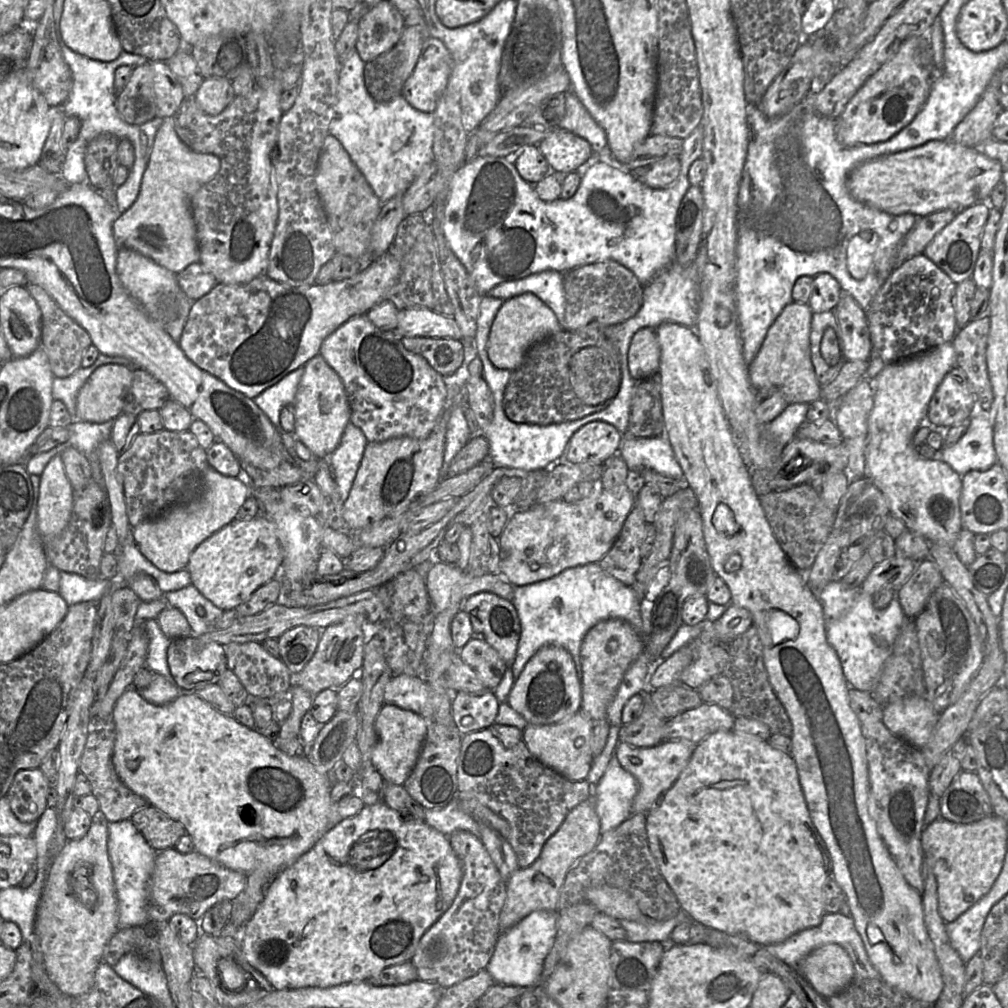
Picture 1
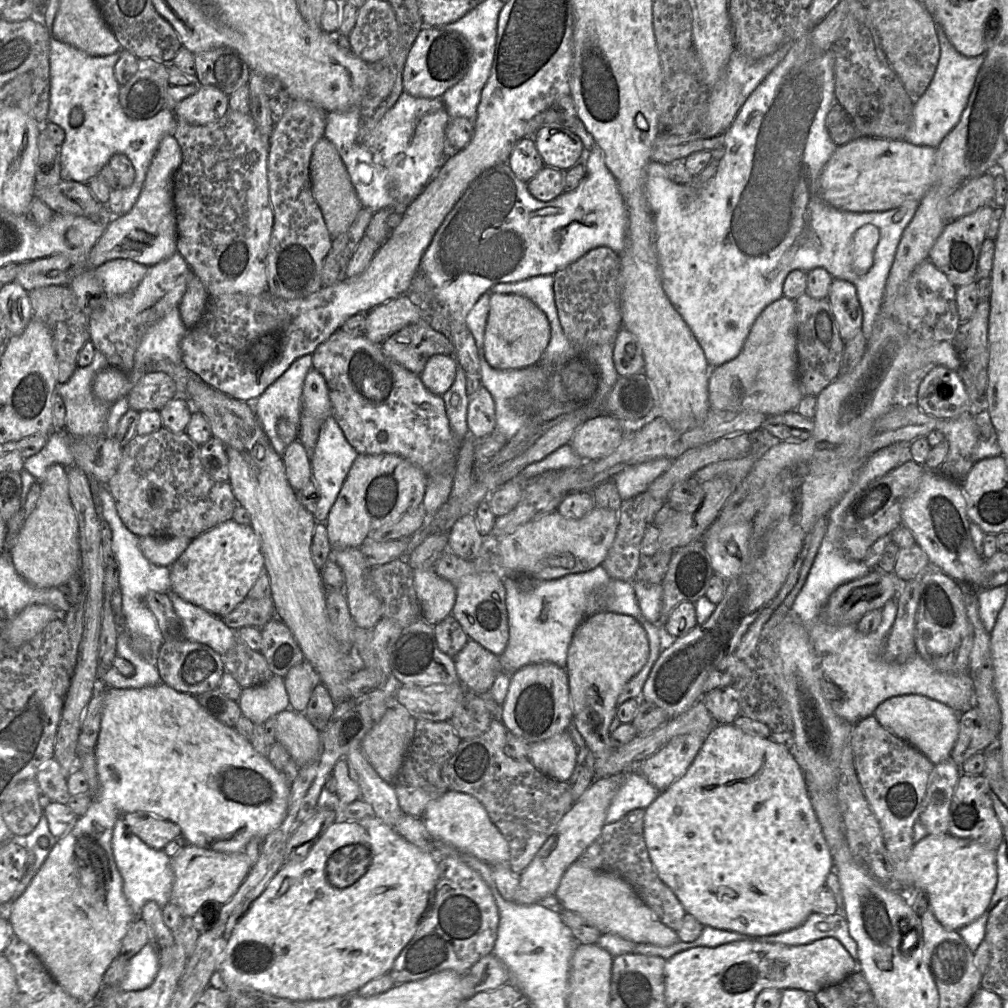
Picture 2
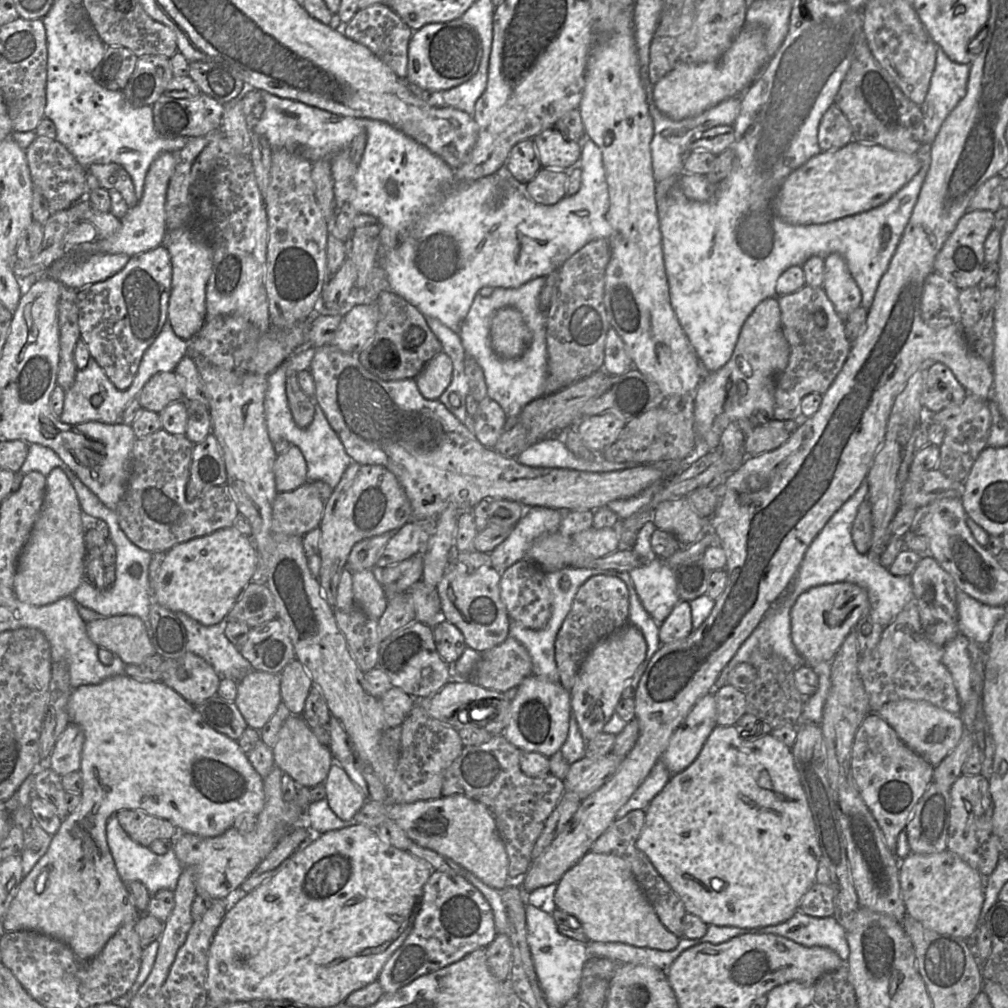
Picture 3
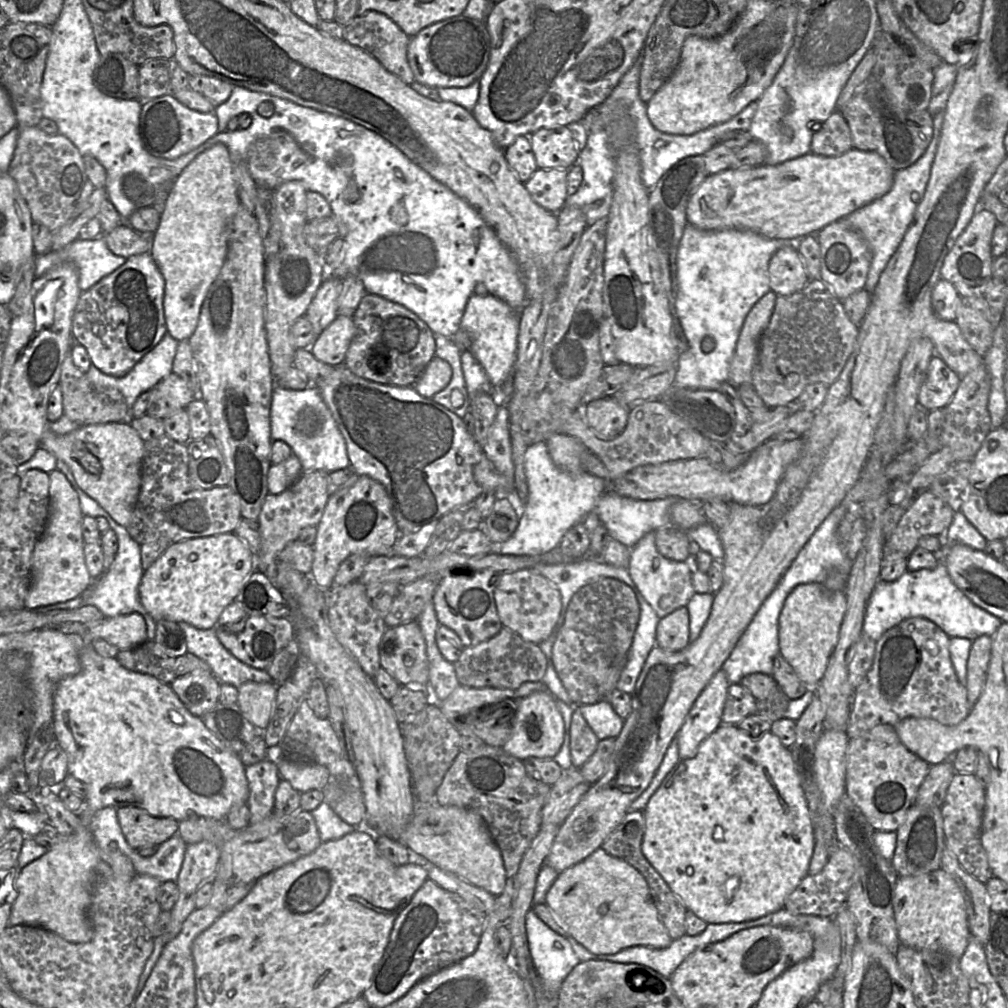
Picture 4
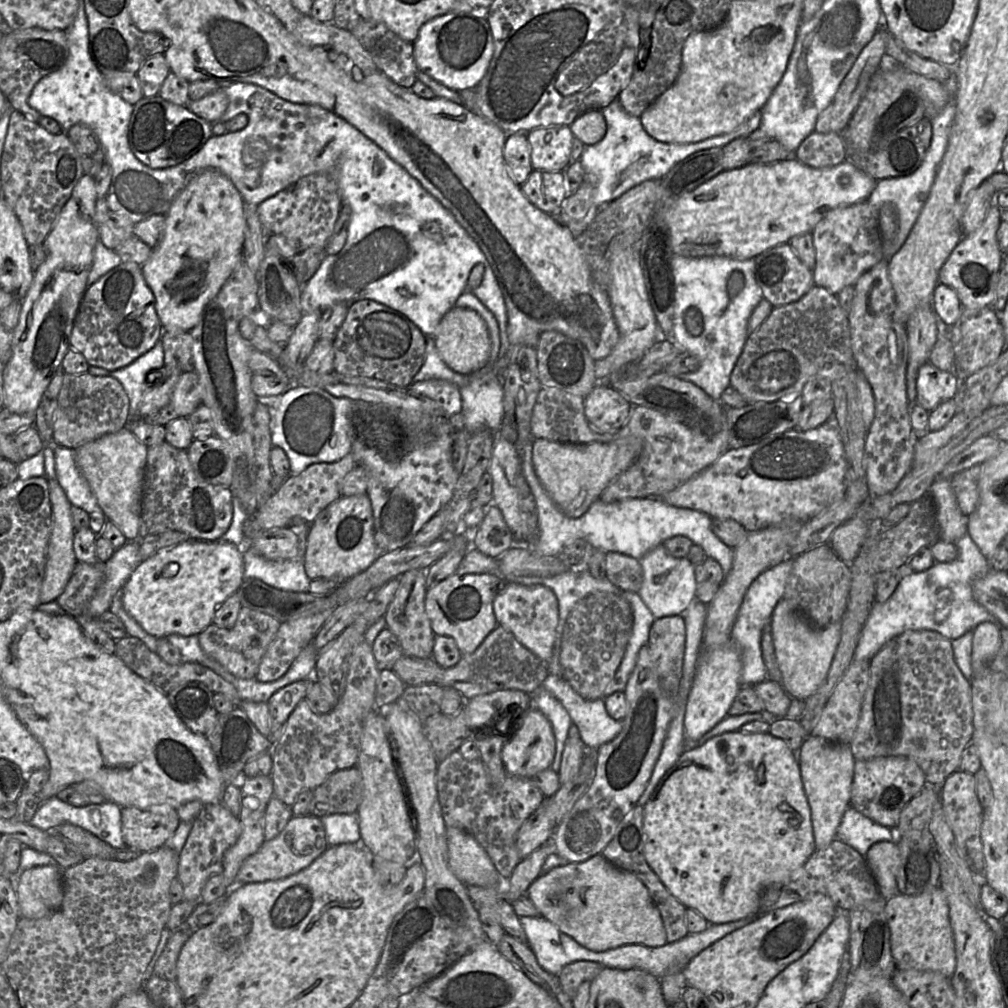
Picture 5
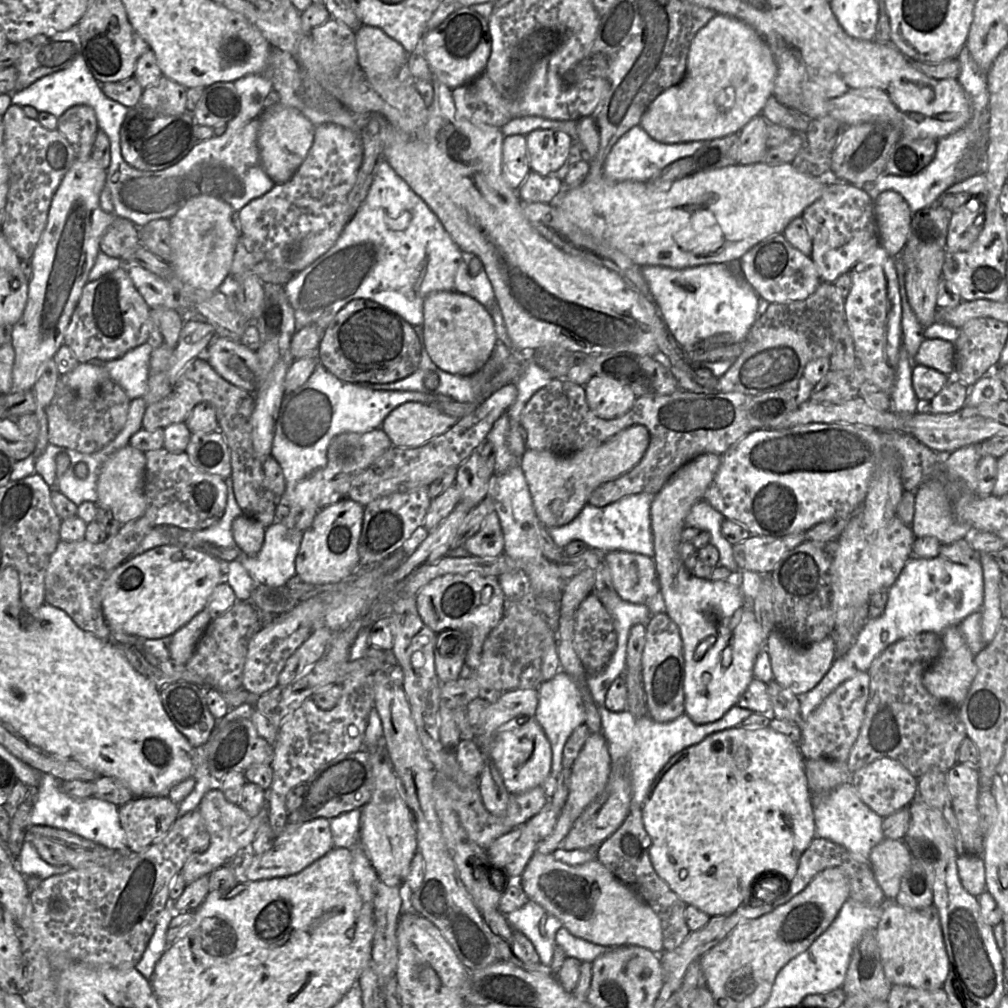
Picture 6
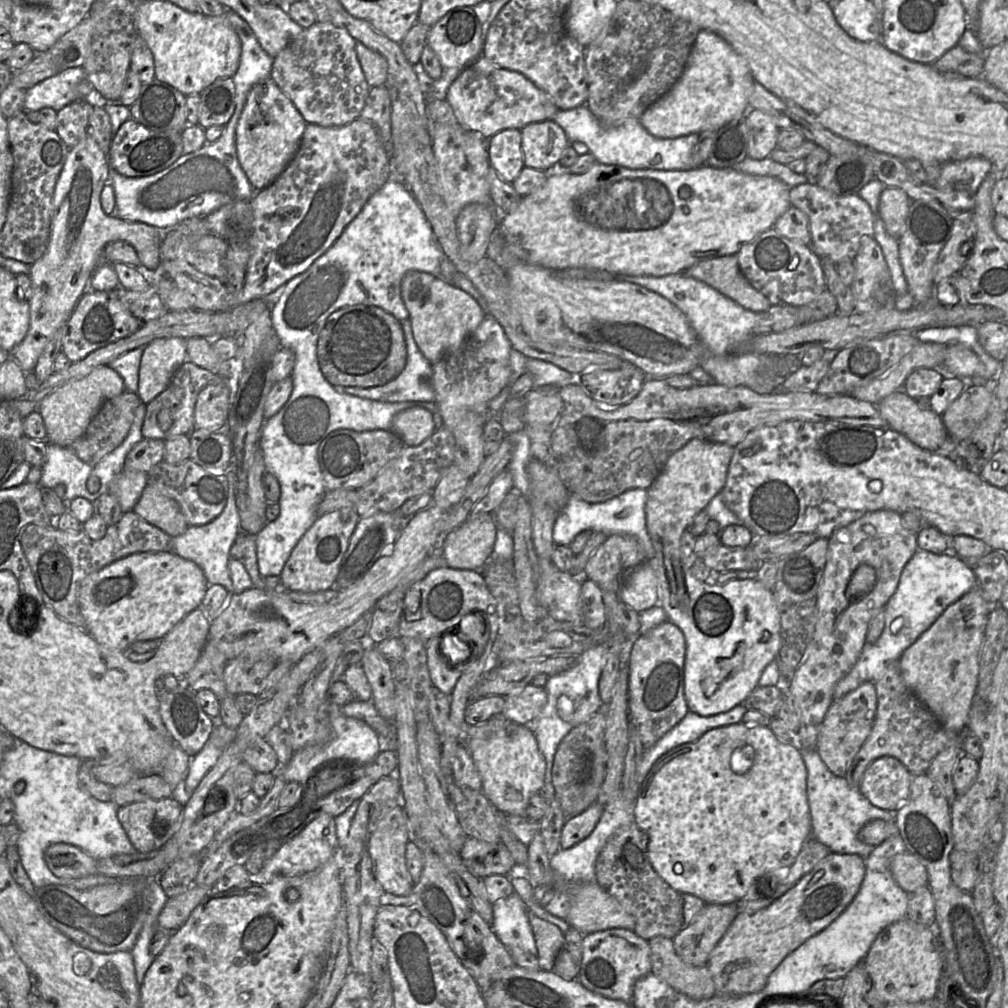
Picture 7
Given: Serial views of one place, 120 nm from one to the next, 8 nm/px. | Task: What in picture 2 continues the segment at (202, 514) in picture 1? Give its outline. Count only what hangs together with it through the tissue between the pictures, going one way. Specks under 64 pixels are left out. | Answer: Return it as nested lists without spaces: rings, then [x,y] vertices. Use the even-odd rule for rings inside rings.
[[[139,537],[143,555],[153,564],[170,567],[191,543],[191,539],[179,537]]]

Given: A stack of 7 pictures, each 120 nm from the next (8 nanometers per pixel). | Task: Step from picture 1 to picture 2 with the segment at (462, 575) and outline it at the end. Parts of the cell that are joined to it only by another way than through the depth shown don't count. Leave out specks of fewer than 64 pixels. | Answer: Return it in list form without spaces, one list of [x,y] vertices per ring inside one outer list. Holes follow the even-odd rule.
[[[433,567],[414,571],[414,588],[422,619],[434,626],[452,612],[456,601],[454,585],[439,576]]]

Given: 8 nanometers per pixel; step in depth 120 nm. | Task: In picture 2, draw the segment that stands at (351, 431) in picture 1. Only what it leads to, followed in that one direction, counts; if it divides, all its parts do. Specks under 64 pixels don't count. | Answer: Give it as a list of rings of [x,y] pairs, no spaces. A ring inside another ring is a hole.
[[[328,416],[323,420],[316,445],[310,455],[312,479],[318,490],[318,502],[314,510],[314,517],[317,522],[325,523],[329,511],[340,492],[347,473],[357,455],[358,453],[346,440],[335,419],[332,416]]]

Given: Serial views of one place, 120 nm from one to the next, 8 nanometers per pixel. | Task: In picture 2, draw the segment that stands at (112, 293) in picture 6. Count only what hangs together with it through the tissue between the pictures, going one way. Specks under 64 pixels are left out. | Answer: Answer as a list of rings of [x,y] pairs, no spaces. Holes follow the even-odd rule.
[[[179,252],[148,267],[138,284],[129,293],[107,297],[104,304],[89,316],[90,342],[107,359],[109,367],[127,374],[135,364],[135,353],[145,330],[163,318],[170,310],[178,307],[187,287],[191,267]]]

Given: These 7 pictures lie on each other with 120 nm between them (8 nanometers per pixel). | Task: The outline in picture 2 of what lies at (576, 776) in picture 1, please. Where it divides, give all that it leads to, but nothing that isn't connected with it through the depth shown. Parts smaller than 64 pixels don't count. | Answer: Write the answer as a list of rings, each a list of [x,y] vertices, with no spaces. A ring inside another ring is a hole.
[[[568,731],[531,743],[529,747],[528,759],[535,767],[557,780],[569,781],[577,763],[579,749]]]

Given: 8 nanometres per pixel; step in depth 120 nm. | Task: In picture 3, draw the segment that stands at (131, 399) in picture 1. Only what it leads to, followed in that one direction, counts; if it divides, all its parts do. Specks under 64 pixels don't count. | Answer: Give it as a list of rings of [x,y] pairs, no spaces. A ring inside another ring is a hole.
[[[174,372],[153,375],[138,395],[141,407],[155,413],[161,413],[168,405],[179,400],[183,400],[183,393]]]

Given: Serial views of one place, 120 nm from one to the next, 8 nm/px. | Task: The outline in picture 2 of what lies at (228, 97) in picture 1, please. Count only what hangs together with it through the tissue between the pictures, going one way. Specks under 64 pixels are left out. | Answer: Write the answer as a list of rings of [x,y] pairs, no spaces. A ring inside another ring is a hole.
[[[201,85],[192,95],[180,101],[173,110],[177,121],[206,125],[222,118],[228,111],[228,96],[211,85]]]

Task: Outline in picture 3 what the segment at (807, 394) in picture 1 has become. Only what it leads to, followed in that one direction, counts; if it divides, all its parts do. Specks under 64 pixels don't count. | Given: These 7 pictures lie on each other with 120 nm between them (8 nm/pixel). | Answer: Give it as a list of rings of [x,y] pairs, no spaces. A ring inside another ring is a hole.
[[[778,297],[766,298],[756,306],[744,322],[729,361],[714,372],[707,371],[693,394],[695,430],[700,440],[700,452],[716,450],[720,444],[721,434],[729,423],[752,419],[757,411],[777,406],[774,397],[775,378],[786,369],[789,357],[790,346],[782,329]]]

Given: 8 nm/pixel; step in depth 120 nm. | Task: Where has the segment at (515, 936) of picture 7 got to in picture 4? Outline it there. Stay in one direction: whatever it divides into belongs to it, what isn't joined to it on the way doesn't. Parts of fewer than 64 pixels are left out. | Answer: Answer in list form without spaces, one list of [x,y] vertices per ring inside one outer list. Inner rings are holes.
[[[531,909],[526,915],[526,932],[535,968],[548,987],[558,993],[562,983],[580,963],[569,941],[553,931]]]

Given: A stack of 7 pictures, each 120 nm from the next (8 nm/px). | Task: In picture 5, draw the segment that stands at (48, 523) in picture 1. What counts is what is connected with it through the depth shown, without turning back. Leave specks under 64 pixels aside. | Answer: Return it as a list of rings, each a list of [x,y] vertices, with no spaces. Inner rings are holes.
[[[57,479],[48,480],[48,489],[52,510],[52,531],[47,549],[45,575],[40,592],[41,603],[54,601],[64,592],[78,562],[73,548],[75,528],[71,517],[72,504]]]

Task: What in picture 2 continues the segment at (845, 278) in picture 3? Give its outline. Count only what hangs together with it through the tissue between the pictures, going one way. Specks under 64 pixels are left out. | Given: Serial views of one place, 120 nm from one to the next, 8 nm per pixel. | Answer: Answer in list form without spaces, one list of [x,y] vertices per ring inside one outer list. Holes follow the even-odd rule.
[[[833,279],[828,301],[844,342],[862,331],[862,309],[855,286],[845,280]]]

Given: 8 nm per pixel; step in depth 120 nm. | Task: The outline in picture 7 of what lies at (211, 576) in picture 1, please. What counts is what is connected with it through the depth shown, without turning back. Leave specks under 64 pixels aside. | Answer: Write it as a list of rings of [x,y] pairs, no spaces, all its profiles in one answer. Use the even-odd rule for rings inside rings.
[[[172,551],[142,552],[115,561],[89,575],[81,588],[81,611],[87,632],[100,644],[122,652],[138,641],[162,639],[190,612],[199,608],[208,589],[202,569]]]

